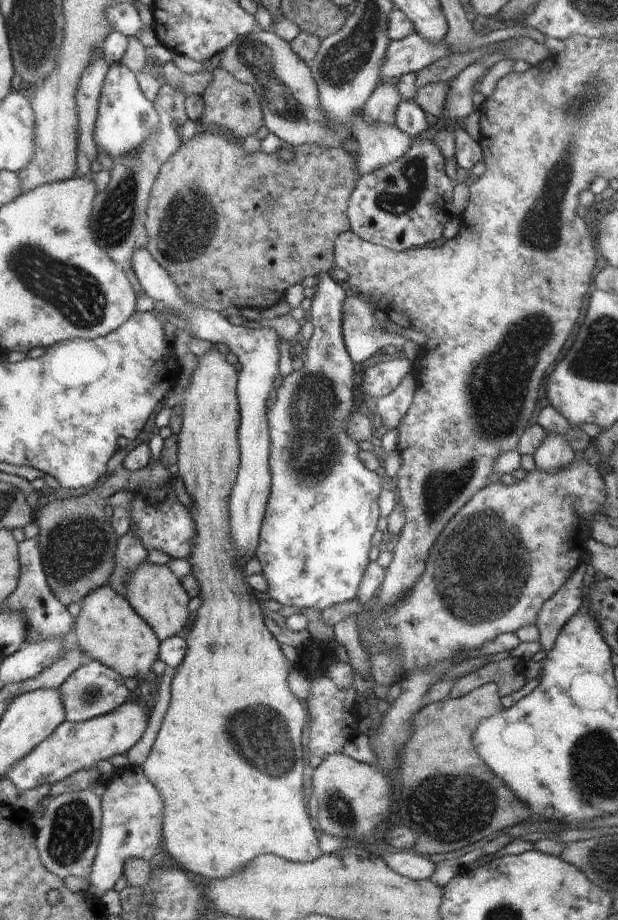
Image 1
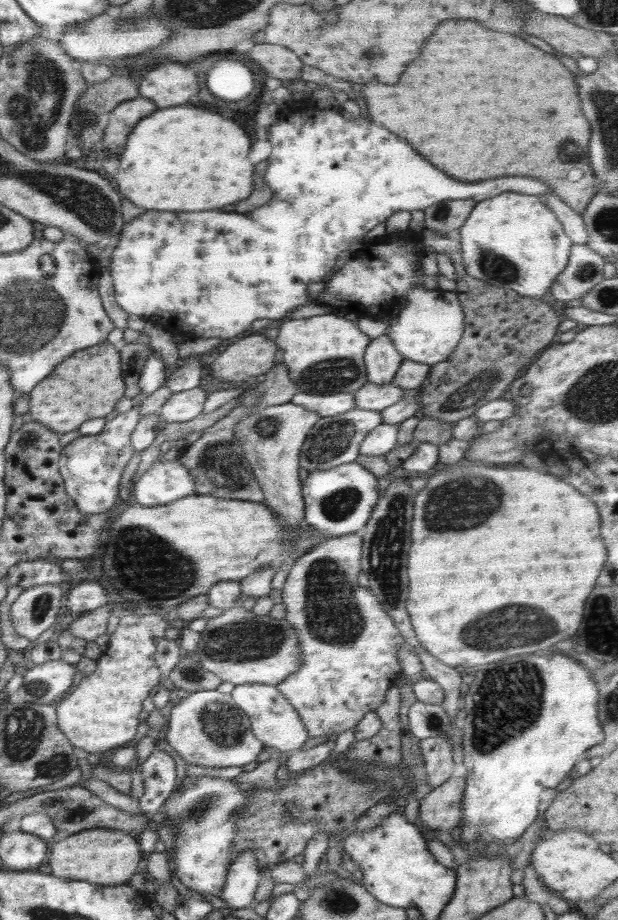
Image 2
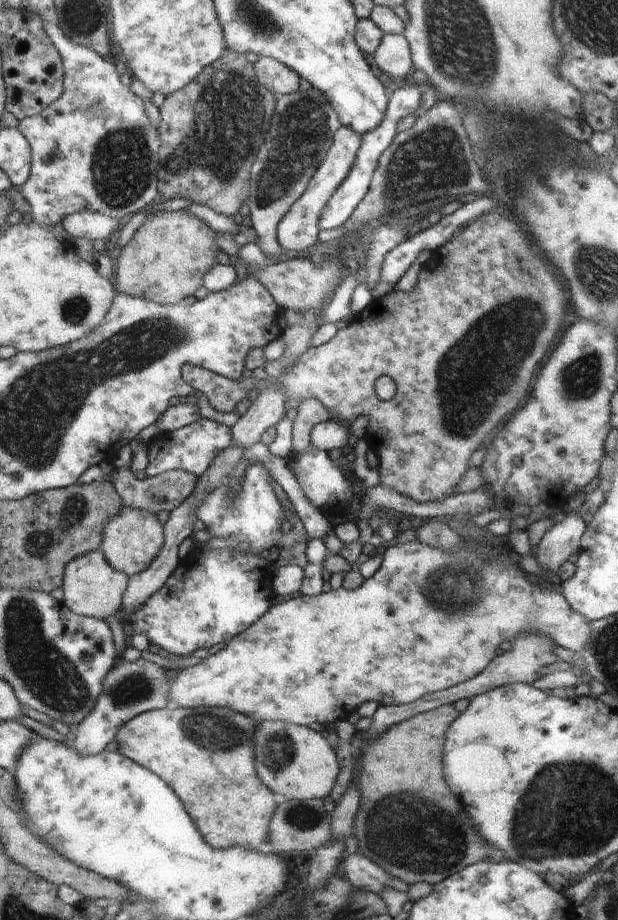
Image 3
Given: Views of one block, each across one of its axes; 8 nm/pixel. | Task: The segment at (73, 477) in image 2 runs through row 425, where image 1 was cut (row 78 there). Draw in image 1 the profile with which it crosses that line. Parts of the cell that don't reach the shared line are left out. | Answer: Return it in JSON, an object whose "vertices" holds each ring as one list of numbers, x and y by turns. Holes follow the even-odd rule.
{"vertices":[[121,63,111,64,98,102,98,116,94,128,97,148,104,150,115,161,124,154,139,150,157,123,158,116,154,104,148,101,143,93,137,74]]}

